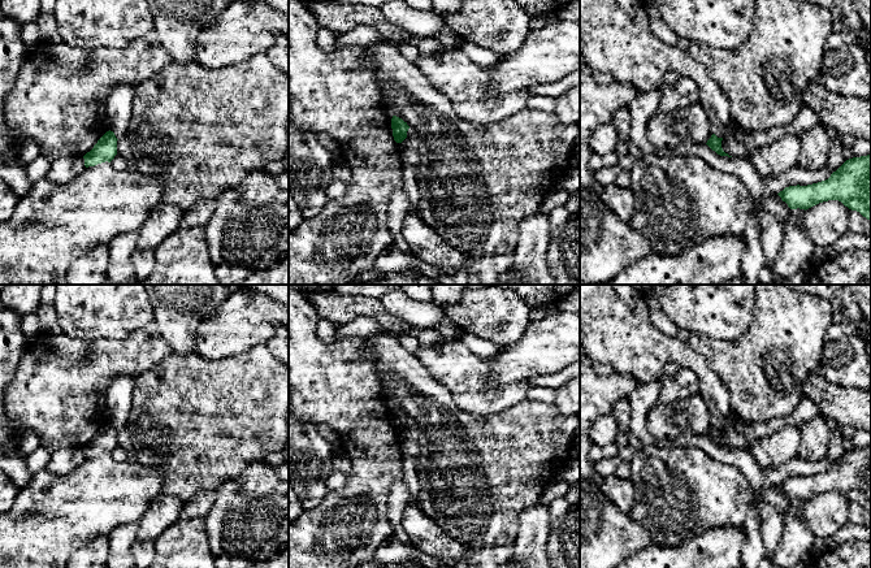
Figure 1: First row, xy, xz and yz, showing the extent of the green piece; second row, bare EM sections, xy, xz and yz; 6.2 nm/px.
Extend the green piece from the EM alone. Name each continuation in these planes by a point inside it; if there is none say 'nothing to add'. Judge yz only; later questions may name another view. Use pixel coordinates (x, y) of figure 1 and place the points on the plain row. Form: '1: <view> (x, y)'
nothing to add

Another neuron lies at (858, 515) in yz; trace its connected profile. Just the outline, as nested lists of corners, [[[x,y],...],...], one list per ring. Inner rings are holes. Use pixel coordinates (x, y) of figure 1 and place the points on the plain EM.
[[[849,502],[849,523],[871,526],[871,512],[857,502]]]

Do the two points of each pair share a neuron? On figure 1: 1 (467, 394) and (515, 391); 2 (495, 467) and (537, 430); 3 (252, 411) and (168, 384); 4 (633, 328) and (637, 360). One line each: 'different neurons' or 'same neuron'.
1: same neuron
2: same neuron
3: same neuron
4: same neuron

